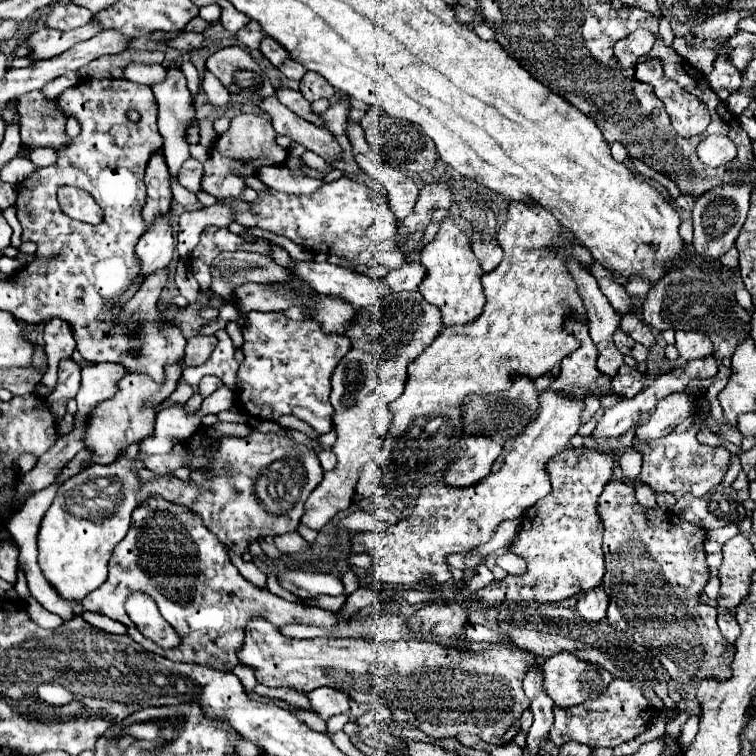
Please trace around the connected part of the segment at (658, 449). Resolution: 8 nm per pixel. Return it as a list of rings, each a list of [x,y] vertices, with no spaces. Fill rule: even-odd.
[[[690,416],[684,420],[676,430],[672,430],[668,436],[660,438],[658,442],[640,444],[636,442],[634,448],[642,452],[642,472],[640,480],[654,488],[656,492],[672,492],[676,498],[690,492],[694,496],[704,496],[710,488],[718,486],[730,466],[730,452],[722,446],[706,446],[696,440],[696,432],[702,426],[700,416]]]

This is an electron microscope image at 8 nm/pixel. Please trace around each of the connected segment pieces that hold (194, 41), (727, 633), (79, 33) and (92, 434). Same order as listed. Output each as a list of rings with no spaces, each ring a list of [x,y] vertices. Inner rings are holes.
[[[182,32],[182,34],[170,40],[170,42],[168,42],[168,45],[174,49],[184,52],[201,48],[203,41],[203,33]]]
[[[732,612],[718,614],[718,628],[728,642],[736,642],[736,638],[740,636],[740,628],[738,628],[738,622]]]
[[[92,22],[82,28],[76,28],[72,32],[60,32],[60,30],[52,30],[48,26],[40,26],[28,38],[30,52],[26,58],[30,62],[38,62],[38,60],[48,60],[48,58],[60,56],[62,52],[70,50],[74,44],[96,36],[98,32],[100,32],[100,28],[94,26]]]
[[[182,362],[174,364],[174,366],[166,366],[166,382],[164,384],[156,384],[150,378],[146,378],[144,374],[126,374],[120,382],[118,382],[118,392],[114,398],[98,404],[92,410],[88,428],[86,428],[86,448],[94,450],[94,460],[98,464],[110,464],[118,458],[118,454],[122,450],[126,450],[128,444],[132,442],[140,442],[144,436],[152,434],[154,430],[154,404],[164,402],[174,390],[176,390],[176,382],[180,378],[182,372]],[[144,404],[148,404],[148,408],[144,408]]]

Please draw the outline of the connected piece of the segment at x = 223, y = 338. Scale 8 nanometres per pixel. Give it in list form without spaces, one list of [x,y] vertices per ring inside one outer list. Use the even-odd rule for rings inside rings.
[[[218,330],[215,333],[218,338],[218,346],[214,348],[212,356],[206,360],[206,364],[196,366],[196,368],[186,368],[184,370],[184,380],[190,386],[198,384],[198,376],[206,374],[216,374],[226,388],[236,390],[236,372],[238,372],[238,362],[234,358],[234,344],[232,338],[228,336],[226,330]]]

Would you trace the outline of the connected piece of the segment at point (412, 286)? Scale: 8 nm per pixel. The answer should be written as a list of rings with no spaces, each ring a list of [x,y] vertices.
[[[402,264],[398,270],[390,270],[382,282],[390,286],[392,292],[402,292],[402,290],[416,290],[418,284],[424,278],[424,266],[416,264]]]

